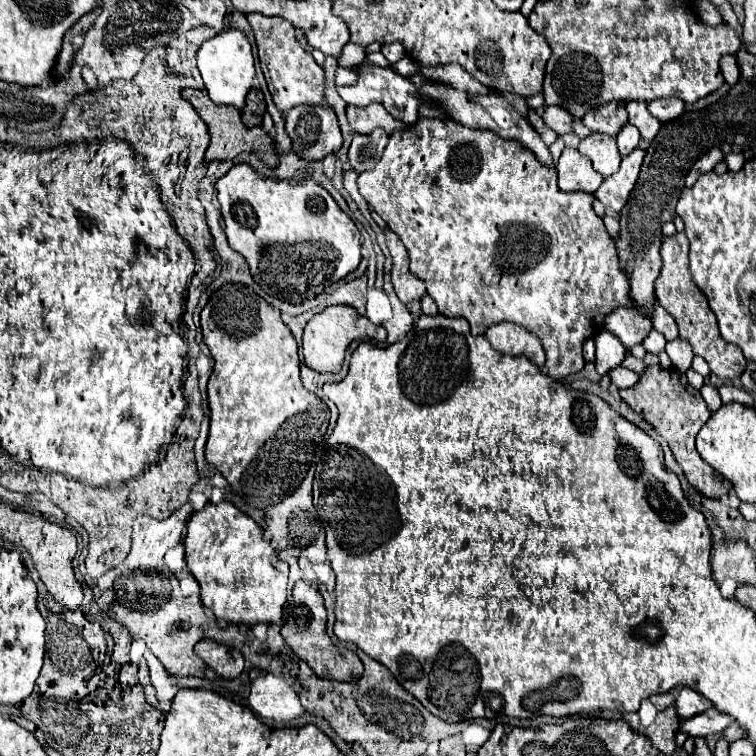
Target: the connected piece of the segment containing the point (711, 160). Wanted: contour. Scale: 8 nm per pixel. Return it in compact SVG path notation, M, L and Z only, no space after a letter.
M712 149L712 151L708 151L704 157L700 157L700 159L696 161L696 165L692 167L692 171L686 175L686 187L692 187L700 175L710 173L710 171L716 167L716 163L720 163L722 159L724 159L722 149Z

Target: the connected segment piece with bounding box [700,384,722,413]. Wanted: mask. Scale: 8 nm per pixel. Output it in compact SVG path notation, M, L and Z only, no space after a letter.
M704 385L702 389L700 389L700 393L702 393L702 397L704 397L704 401L706 401L706 405L708 405L708 409L714 413L714 411L718 411L718 407L722 405L722 401L720 401L720 395L718 395L718 390L716 387L712 387L712 385Z

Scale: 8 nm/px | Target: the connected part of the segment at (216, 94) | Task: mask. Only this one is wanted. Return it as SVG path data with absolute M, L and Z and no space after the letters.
M222 31L216 37L208 39L198 51L198 69L204 79L210 99L218 105L232 105L242 109L248 91L254 87L254 59L252 49L244 33L240 31Z

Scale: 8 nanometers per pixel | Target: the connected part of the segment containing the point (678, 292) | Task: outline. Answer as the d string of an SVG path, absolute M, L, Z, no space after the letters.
M684 233L664 237L660 255L662 255L662 269L660 269L660 277L656 279L656 299L676 319L680 337L692 345L694 355L700 355L706 359L706 363L710 365L710 371L716 373L718 377L732 379L740 375L746 367L746 359L740 347L730 345L722 339L718 323L716 323L716 315L708 307L704 293L692 281L690 267L688 267L688 237Z

